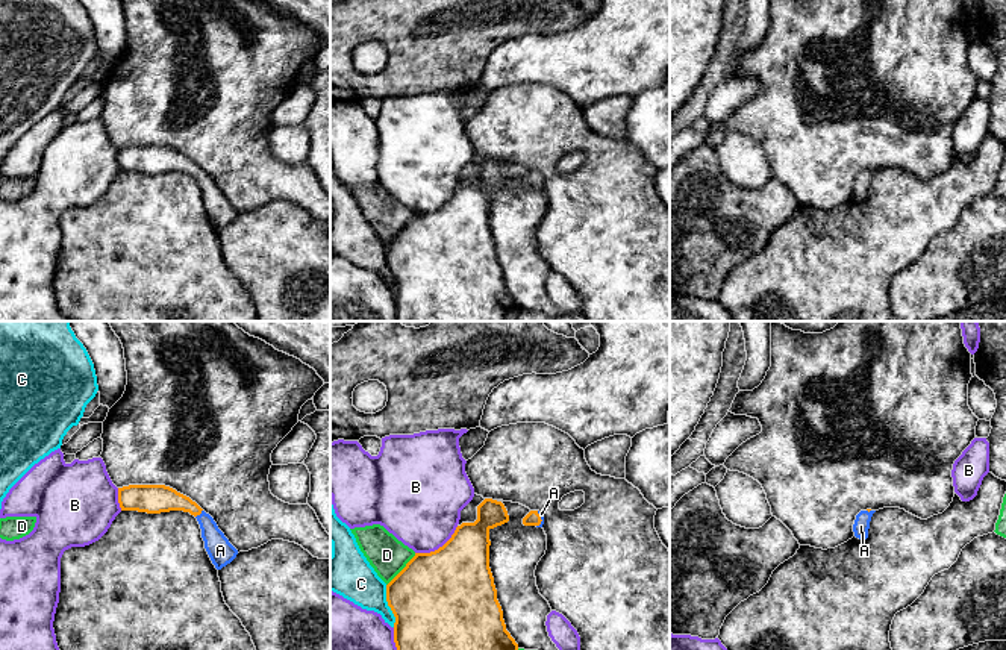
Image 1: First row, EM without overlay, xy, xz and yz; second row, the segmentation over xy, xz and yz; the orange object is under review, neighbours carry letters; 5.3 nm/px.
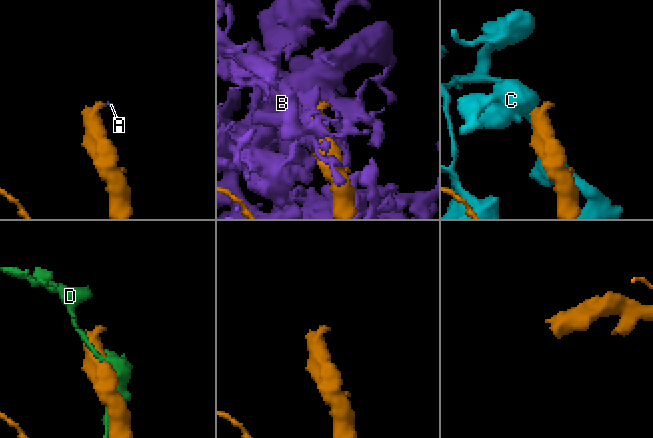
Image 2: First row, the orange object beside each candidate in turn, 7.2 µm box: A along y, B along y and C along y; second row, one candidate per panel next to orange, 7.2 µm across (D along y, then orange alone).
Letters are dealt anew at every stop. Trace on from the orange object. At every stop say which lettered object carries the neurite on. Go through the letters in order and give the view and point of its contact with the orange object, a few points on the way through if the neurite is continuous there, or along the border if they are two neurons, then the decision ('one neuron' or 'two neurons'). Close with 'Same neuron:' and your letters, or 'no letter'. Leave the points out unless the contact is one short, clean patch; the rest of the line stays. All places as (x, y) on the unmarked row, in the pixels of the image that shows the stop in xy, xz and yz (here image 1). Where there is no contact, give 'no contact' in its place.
A: contact xy (199, 174); way xy (155, 159), (182, 162), (199, 174), (206, 182), (220, 211); one neuron
B: contact xz (440, 208); two neurons
C: contact xz (388, 265); two neurons
D: contact xz (402, 231); two neurons
Same neuron: A

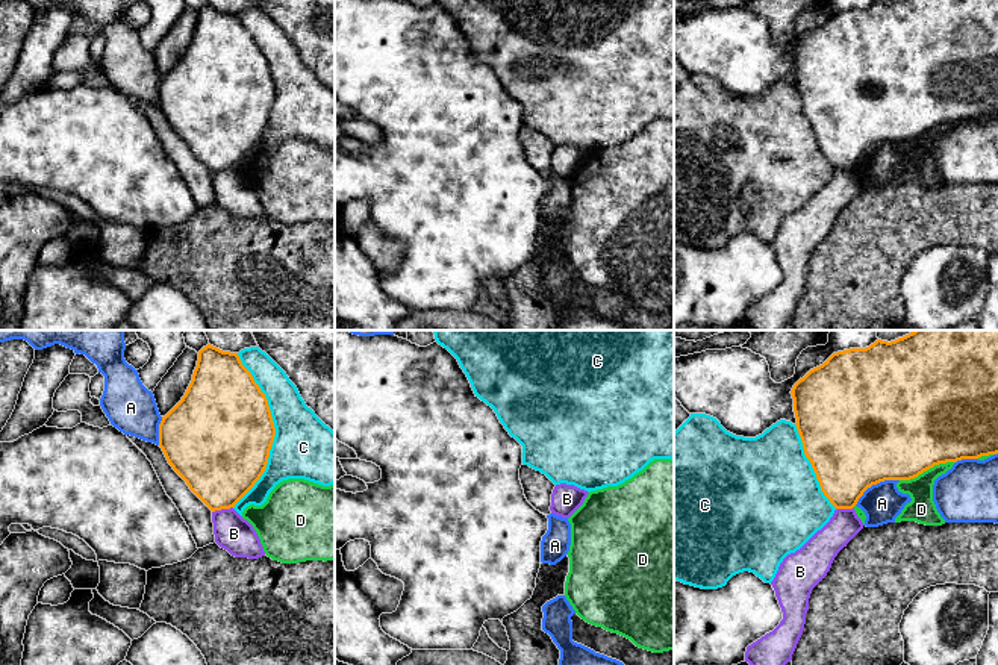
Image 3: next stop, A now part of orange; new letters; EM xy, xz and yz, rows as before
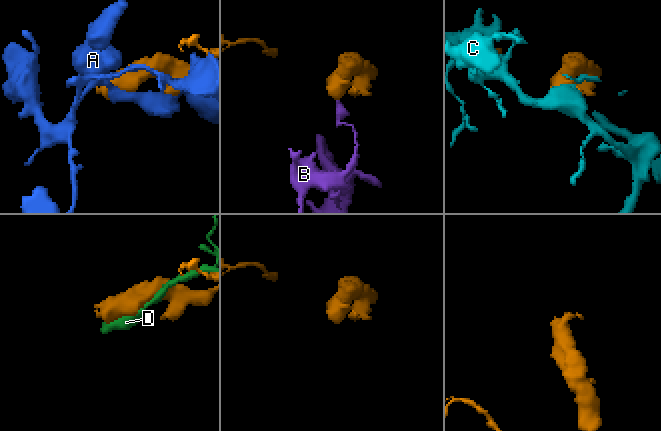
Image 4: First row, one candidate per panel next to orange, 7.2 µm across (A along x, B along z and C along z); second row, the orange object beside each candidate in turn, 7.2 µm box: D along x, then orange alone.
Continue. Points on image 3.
A: contact yz (874, 144); two neurons
B: contact xy (221, 168); border xy (232, 167), (212, 173); two neurons
C: contact xy (274, 91); two neurons
D: contact yz (927, 129); two neurons
Same neuron: no letter

